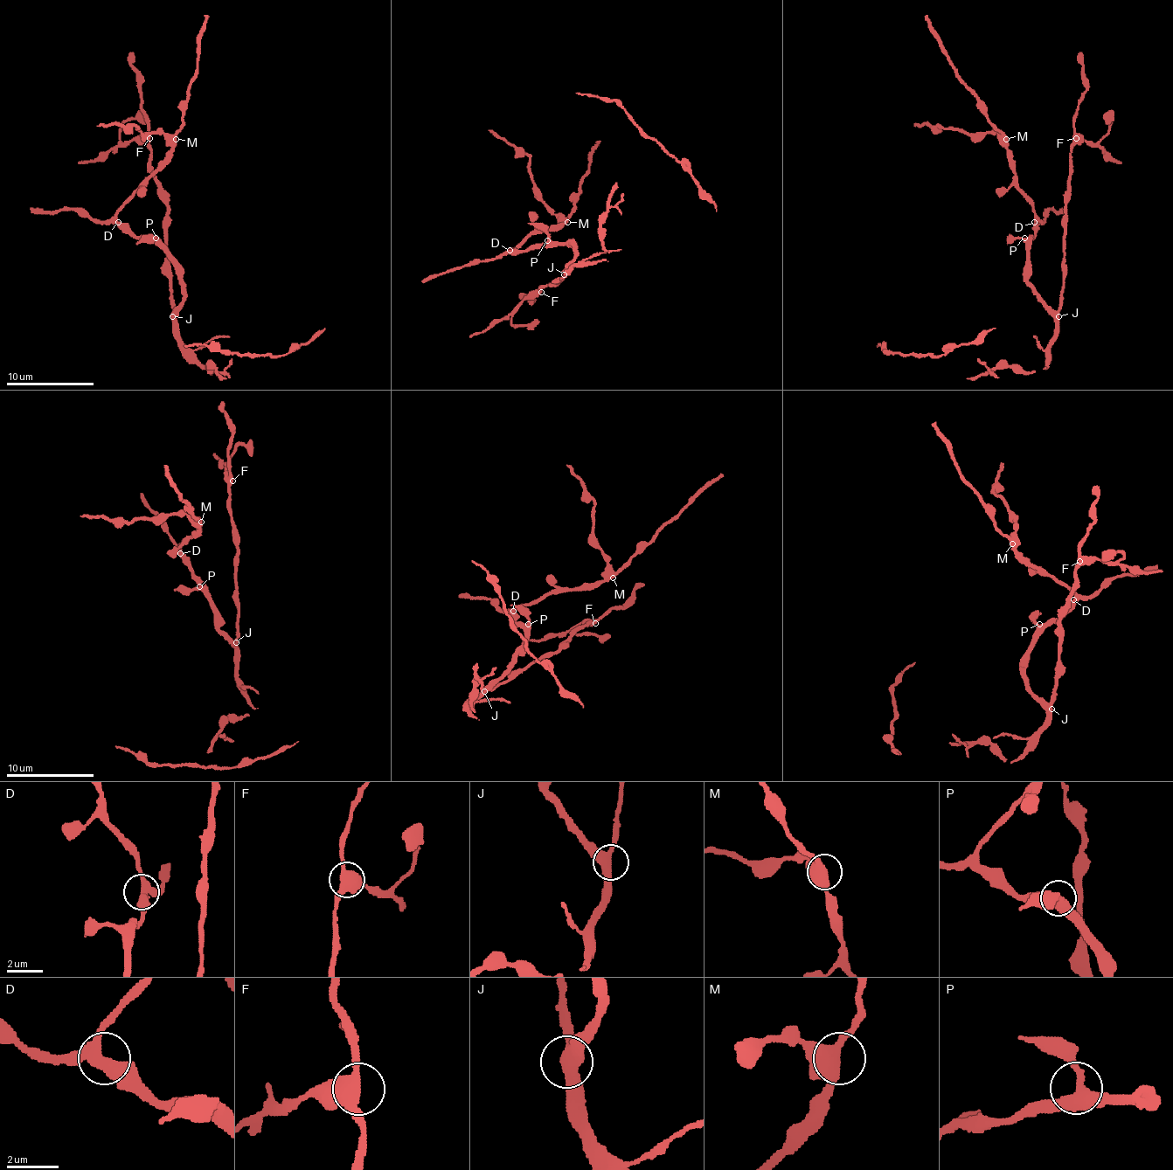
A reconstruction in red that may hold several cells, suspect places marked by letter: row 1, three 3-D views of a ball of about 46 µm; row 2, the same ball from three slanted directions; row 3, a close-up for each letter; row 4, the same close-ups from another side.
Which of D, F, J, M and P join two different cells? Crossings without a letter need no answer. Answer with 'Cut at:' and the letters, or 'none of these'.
Cut at: none of these

